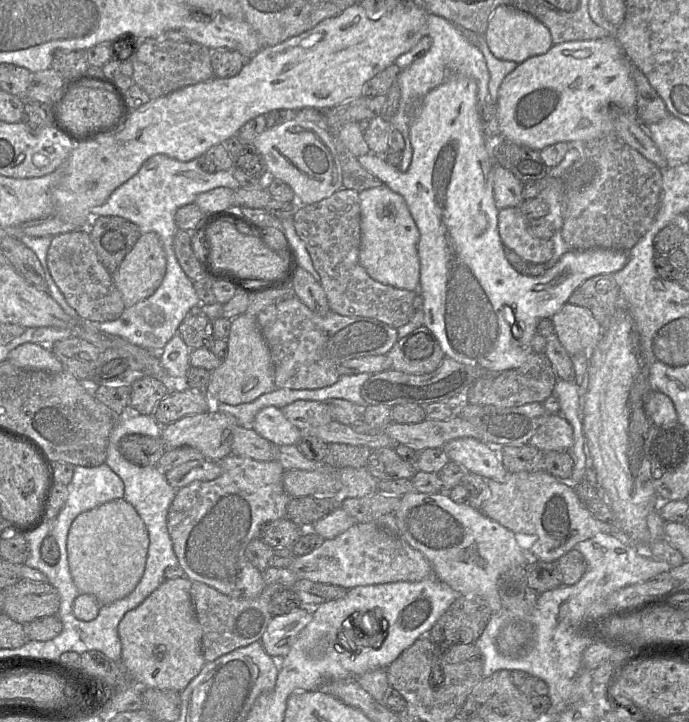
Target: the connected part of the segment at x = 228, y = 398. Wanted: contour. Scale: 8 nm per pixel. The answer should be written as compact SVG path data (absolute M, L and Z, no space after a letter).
M242 314L232 319L230 335L227 339L228 353L222 363L211 372L205 391L212 402L230 405L248 403L276 389L271 353L256 317Z

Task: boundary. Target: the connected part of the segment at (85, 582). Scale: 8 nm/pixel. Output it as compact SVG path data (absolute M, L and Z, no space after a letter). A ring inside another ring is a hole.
M124 498L82 512L72 522L67 539L70 572L79 594L93 595L101 606L125 598L144 574L148 550L146 525Z

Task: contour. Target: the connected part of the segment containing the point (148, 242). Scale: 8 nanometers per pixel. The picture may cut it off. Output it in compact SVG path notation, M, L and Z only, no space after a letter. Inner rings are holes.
M142 234L112 274L126 308L150 297L159 288L166 266L166 253L159 235Z

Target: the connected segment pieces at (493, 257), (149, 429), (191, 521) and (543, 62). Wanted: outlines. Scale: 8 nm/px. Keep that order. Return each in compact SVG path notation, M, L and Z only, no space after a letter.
M452 76L432 89L422 99L418 108L418 114L410 127L410 141L413 148L413 158L407 171L389 165L382 155L374 152L357 157L359 163L367 171L379 178L383 184L392 191L400 194L405 199L410 213L419 230L418 255L420 260L420 283L419 294L423 298L424 321L423 326L428 328L437 338L445 356L452 358L459 363L482 368L490 372L502 372L516 369L526 363L534 353L532 339L537 334L538 322L544 318L552 318L564 304L569 301L573 291L587 279L600 274L614 274L622 270L628 262L628 253L623 250L611 250L595 248L590 250L570 250L565 253L557 264L541 276L529 276L519 273L508 261L505 254L505 246L500 238L498 230L498 213L494 201L493 192L493 165L494 160L490 154L490 149L486 144L486 138L482 127L481 116L478 111L477 83L467 77Z
M127 412L126 415L119 415L118 423L109 436L110 443L121 441L125 435L143 434L152 437L162 437L164 426L160 424L153 414L141 414Z
M232 453L216 462L222 468L219 477L210 481L195 481L177 490L168 511L168 532L178 564L189 580L205 583L230 597L256 598L266 584L262 572L247 559L245 549L253 538L259 537L263 524L286 516L292 497L283 486L285 469L278 461L259 461Z
M608 36L593 40L575 40L554 44L546 53L536 55L519 63L517 67L510 72L502 81L498 98L496 101L498 111L499 137L514 142L521 142L531 148L542 150L543 148L558 143L567 142L568 144L584 144L590 141L599 141L600 139L620 139L632 148L640 152L646 159L653 162L660 169L667 167L664 157L660 154L656 144L649 135L648 127L641 122L637 111L637 92L636 85L632 75L633 65L626 56L621 45L614 36Z

